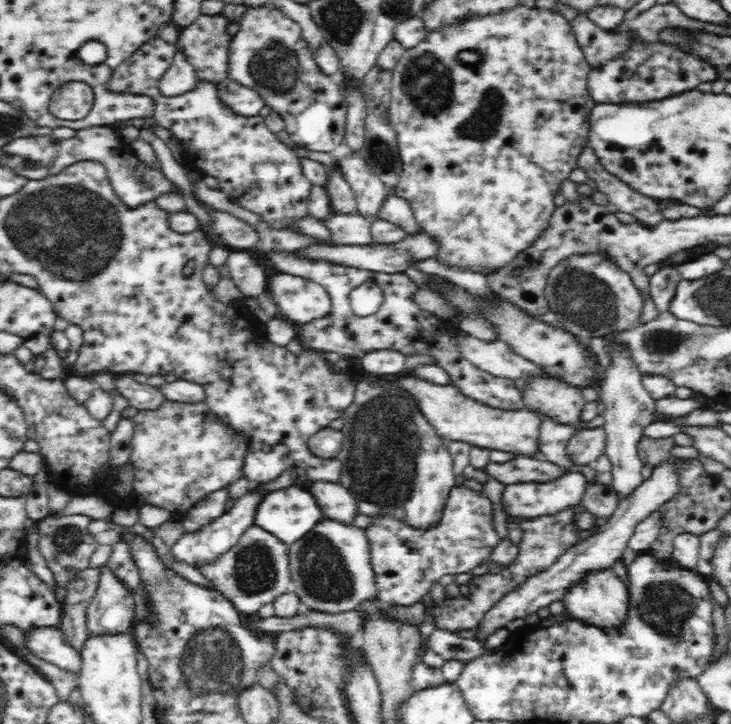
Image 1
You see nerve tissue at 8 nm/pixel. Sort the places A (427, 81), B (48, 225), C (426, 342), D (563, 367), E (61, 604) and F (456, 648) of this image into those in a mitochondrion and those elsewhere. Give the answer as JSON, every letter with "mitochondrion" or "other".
{"A":"mitochondrion","B":"mitochondrion","C":"other","D":"other","E":"other","F":"other"}

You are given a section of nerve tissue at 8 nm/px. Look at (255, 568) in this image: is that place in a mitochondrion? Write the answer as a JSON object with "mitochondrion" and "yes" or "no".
{"mitochondrion":"yes"}

